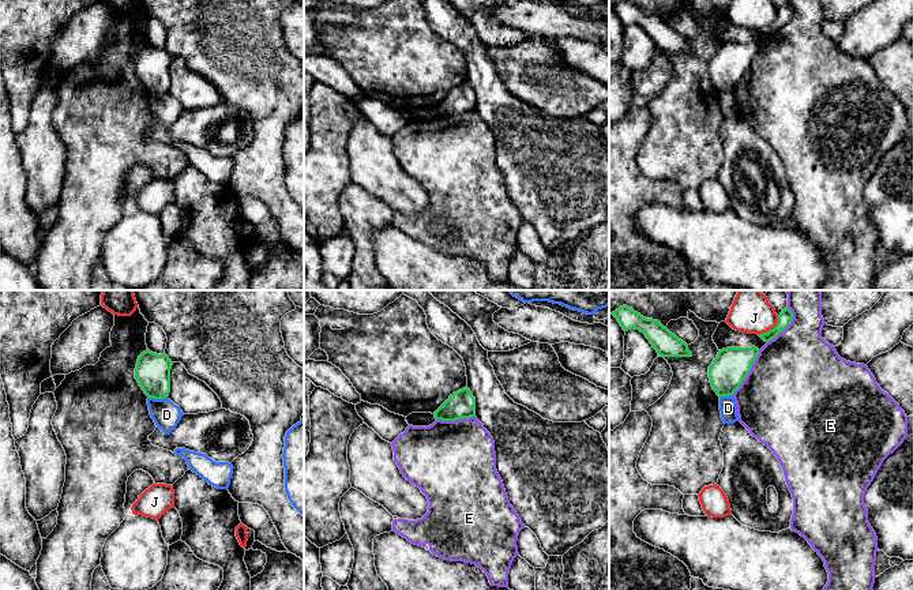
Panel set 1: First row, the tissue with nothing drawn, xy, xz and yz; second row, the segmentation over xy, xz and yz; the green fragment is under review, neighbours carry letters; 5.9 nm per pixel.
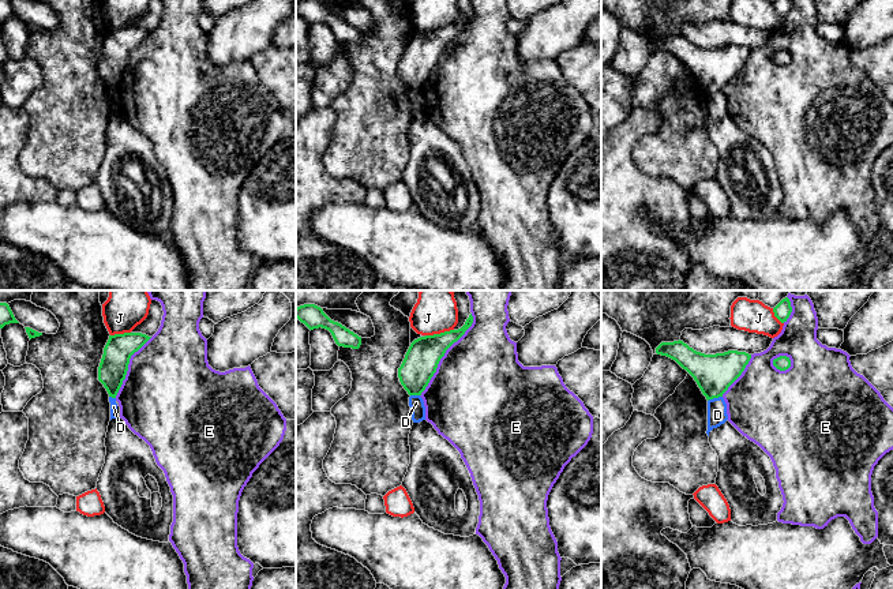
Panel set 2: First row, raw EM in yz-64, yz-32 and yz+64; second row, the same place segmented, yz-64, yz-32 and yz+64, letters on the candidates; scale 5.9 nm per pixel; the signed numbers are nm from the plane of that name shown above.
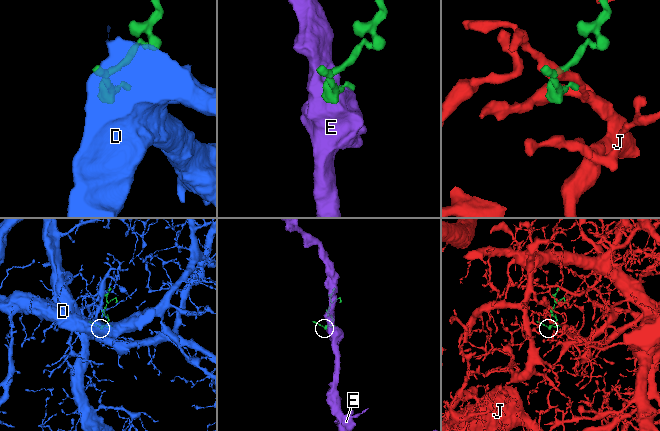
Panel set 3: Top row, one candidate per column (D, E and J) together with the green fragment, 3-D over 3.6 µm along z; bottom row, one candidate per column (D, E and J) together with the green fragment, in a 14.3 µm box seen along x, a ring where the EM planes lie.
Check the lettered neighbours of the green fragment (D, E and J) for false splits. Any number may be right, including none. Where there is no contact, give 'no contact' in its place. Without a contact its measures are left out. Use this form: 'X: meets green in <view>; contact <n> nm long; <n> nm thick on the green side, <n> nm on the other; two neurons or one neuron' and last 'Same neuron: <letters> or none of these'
D: meets green in xy; contact 110 nm long; 200 nm thick on the green side, 160 nm on the other; two neurons
E: meets green in yz; contact 300 nm long; 220 nm thick on the green side, 500 nm on the other; two neurons
J: meets green in yz; contact 170 nm long; 80 nm thick on the green side, 180 nm on the other; two neurons
Same neuron: none of these

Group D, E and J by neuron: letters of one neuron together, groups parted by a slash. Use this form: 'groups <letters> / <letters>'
groups D / E / J

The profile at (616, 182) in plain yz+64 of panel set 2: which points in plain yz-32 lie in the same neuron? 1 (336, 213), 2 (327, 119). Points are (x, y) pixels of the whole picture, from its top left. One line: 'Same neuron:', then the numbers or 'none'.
Same neuron: 2

